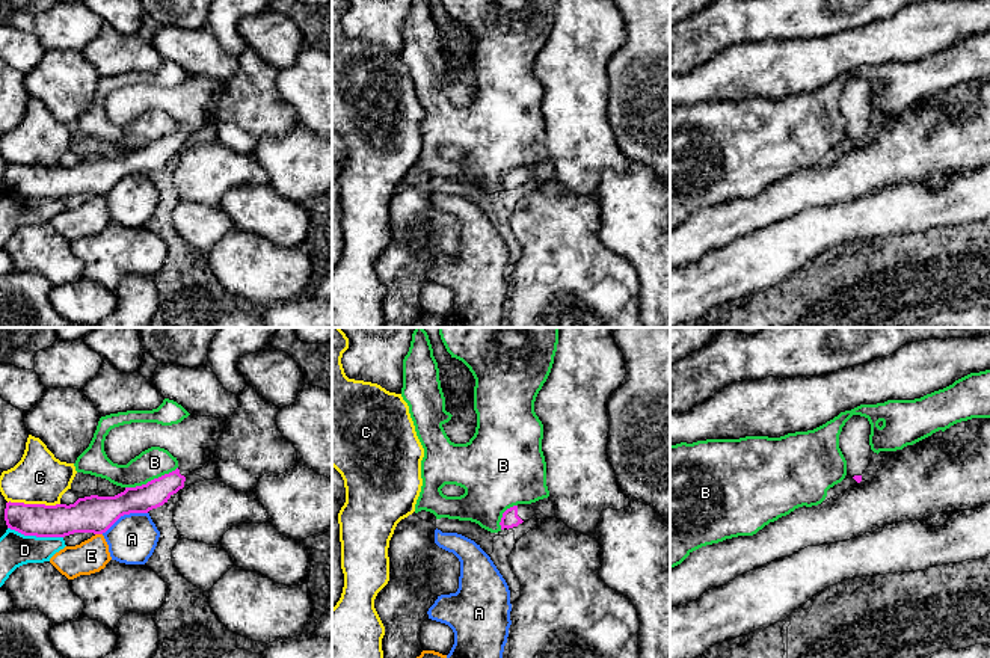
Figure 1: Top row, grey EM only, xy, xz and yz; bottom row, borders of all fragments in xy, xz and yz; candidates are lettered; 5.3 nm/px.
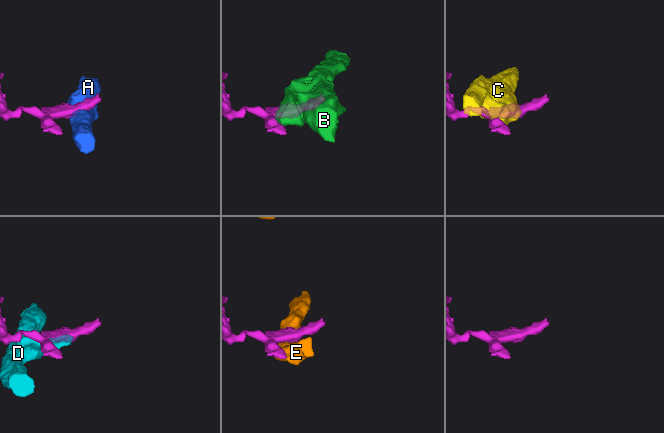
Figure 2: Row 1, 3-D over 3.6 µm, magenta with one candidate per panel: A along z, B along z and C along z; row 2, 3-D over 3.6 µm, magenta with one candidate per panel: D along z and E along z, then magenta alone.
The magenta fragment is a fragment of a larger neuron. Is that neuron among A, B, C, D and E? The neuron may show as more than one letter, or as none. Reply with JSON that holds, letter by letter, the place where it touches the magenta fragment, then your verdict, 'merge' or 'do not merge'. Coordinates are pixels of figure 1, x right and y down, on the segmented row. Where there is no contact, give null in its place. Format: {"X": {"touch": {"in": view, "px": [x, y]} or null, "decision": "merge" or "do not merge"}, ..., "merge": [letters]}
{"A": {"touch": {"in": "xy", "px": [124, 513]}, "decision": "do not merge"}, "B": {"touch": {"in": "xy", "px": [151, 480]}, "decision": "do not merge"}, "C": {"touch": {"in": "xy", "px": [33, 504]}, "decision": "do not merge"}, "D": {"touch": {"in": "xy", "px": [35, 535]}, "decision": "do not merge"}, "E": {"touch": {"in": "xy", "px": [98, 533]}, "decision": "do not merge"}, "merge": []}

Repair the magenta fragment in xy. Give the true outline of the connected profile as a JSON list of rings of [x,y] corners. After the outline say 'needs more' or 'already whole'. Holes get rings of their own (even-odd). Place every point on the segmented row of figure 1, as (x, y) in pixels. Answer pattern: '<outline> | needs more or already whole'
[[[189,415],[178,424],[161,426],[157,423],[131,423],[115,427],[104,441],[107,457],[118,465],[127,465],[131,459],[151,447],[168,450],[177,460],[178,468],[169,474],[136,487],[125,487],[115,497],[91,495],[78,498],[74,504],[24,504],[6,503],[5,521],[8,528],[24,536],[65,537],[74,533],[106,533],[121,516],[130,513],[148,513],[168,503],[168,500],[184,487],[186,477],[207,462],[213,460],[219,438],[225,429],[226,418]]] | needs more

